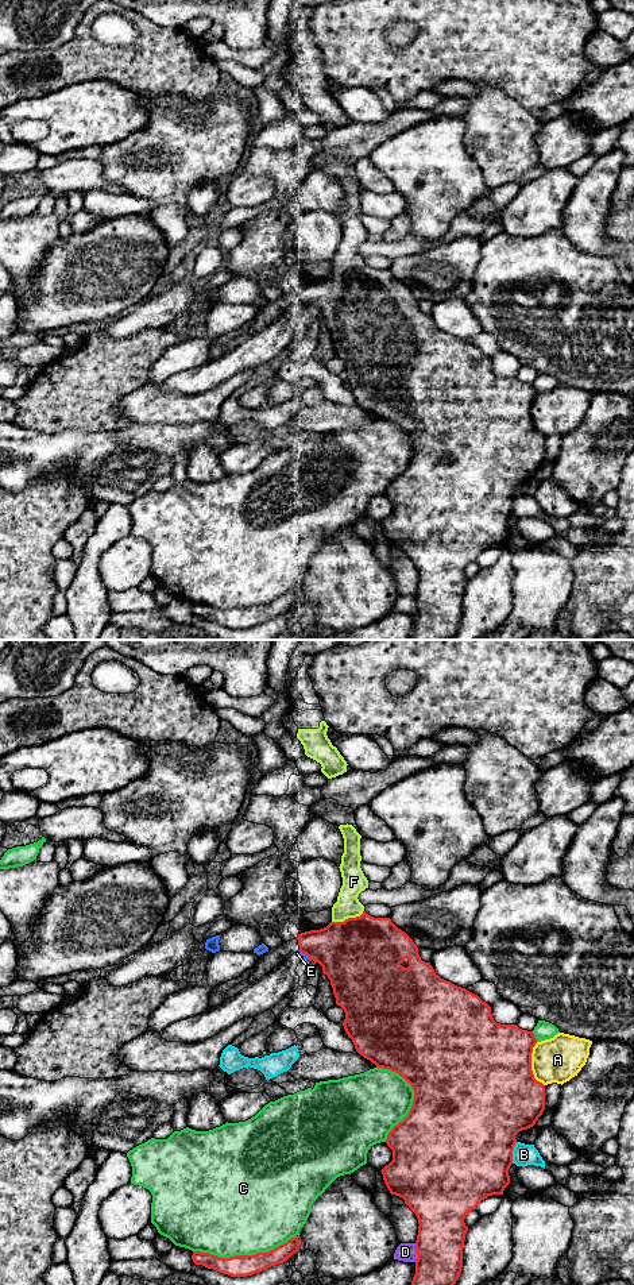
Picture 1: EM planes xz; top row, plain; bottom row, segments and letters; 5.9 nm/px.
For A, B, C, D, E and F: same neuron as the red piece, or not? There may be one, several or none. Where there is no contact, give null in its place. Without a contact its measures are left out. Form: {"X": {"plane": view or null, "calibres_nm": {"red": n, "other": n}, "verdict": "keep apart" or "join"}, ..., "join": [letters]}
{"A": {"plane": "xz", "calibres_nm": {"red": 500, "other": 280}, "verdict": "keep apart"}, "B": {"plane": "xz", "calibres_nm": {"red": 500, "other": 130}, "verdict": "keep apart"}, "C": {"plane": "xz", "calibres_nm": {"red": 130, "other": 500}, "verdict": "keep apart"}, "D": {"plane": "xz", "calibres_nm": {"red": 280, "other": 110}, "verdict": "keep apart"}, "E": {"plane": "xz", "calibres_nm": {"red": 340, "other": 30}, "verdict": "keep apart"}, "F": {"plane": "xz", "calibres_nm": {"red": 480, "other": 140}, "verdict": "join"}, "join": ["F"]}

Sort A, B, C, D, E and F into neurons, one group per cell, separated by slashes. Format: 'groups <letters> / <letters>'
groups A / B / C / D / E / F

